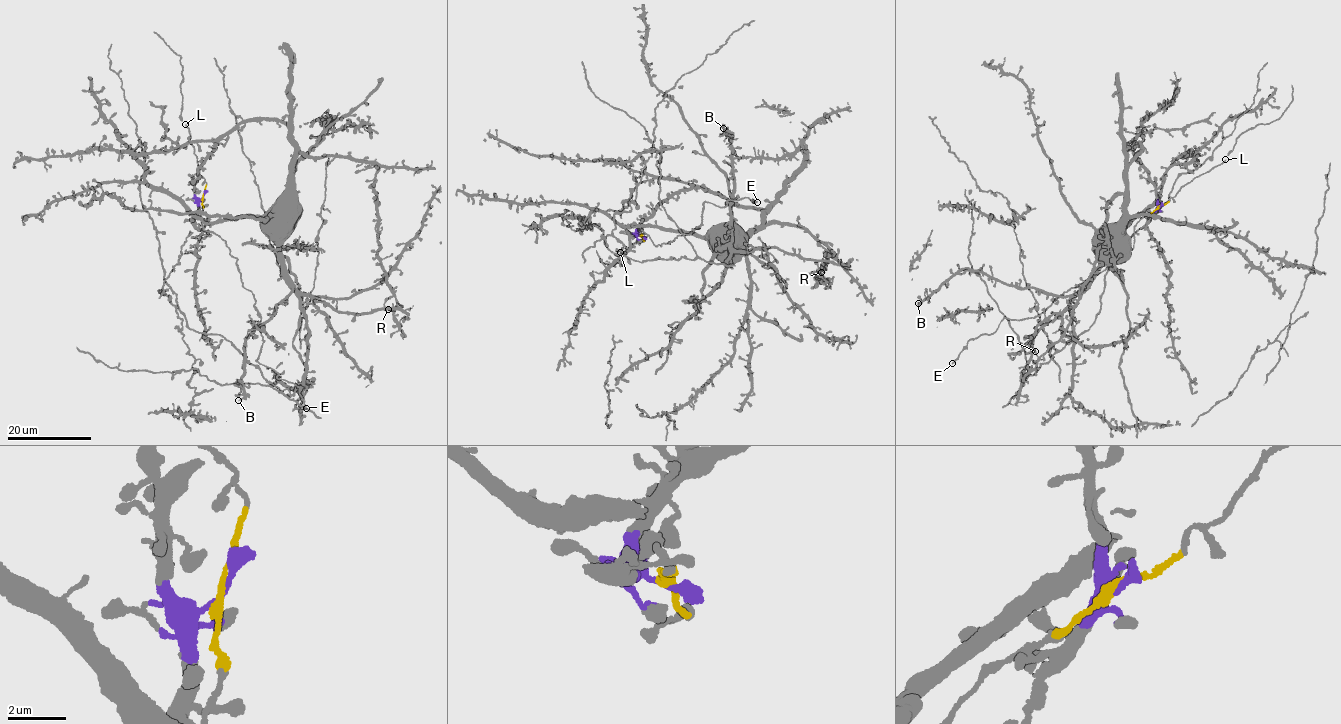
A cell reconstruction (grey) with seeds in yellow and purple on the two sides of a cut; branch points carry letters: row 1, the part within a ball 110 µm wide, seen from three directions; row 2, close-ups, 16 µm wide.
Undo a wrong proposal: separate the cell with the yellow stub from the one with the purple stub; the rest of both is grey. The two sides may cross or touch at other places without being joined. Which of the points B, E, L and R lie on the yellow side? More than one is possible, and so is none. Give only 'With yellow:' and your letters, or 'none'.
With yellow: E, L

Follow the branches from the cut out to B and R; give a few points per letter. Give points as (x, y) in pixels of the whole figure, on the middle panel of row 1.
B: (642, 236), (643, 221), (692, 186), (762, 209), (762, 223), (733, 256), (717, 248), (731, 240), (723, 128)
R: (642, 236), (643, 221), (692, 186), (762, 209), (765, 225), (808, 230), (833, 257), (816, 283), (821, 272)

